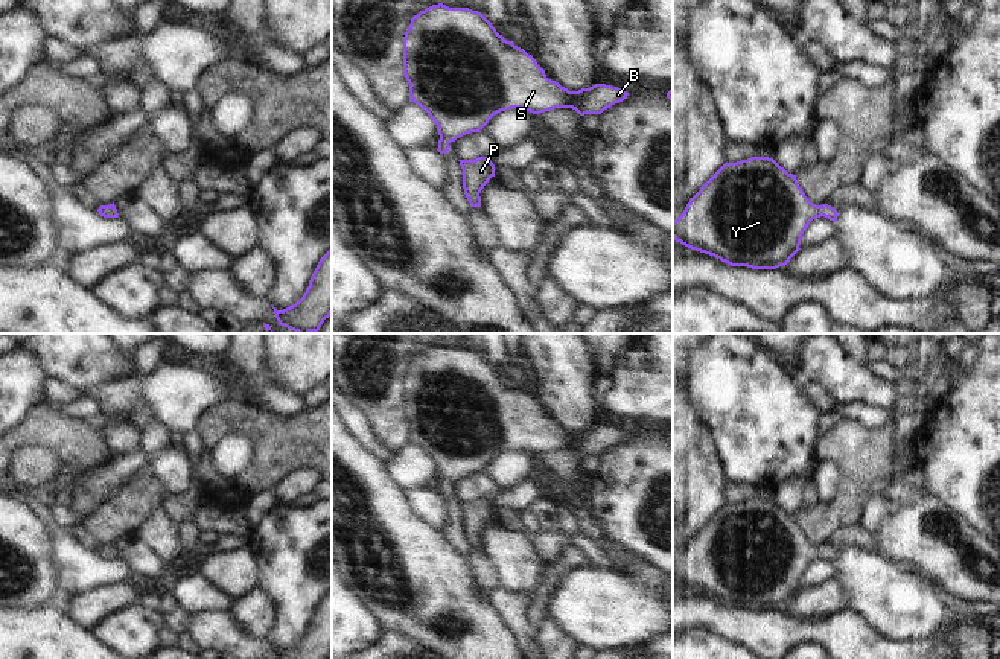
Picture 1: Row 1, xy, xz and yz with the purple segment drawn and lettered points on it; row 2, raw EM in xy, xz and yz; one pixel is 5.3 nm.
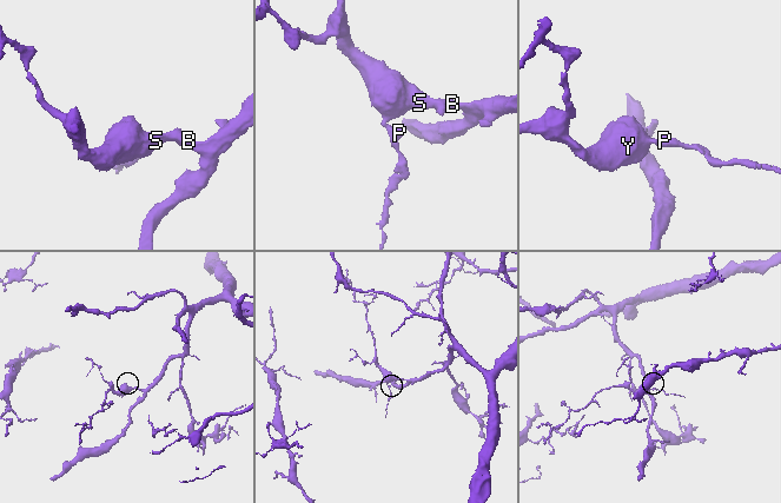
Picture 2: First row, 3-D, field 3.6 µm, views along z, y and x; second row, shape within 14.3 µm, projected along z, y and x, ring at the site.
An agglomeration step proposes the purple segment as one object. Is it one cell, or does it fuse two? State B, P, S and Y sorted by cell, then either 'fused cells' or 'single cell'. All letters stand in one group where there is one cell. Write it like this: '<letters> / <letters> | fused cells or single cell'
B P S Y | single cell

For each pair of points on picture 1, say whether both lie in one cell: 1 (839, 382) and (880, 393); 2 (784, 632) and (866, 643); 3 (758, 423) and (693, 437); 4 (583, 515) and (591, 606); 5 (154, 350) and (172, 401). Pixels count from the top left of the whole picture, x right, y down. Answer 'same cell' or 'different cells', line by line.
1: same cell
2: same cell
3: different cells
4: different cells
5: different cells

